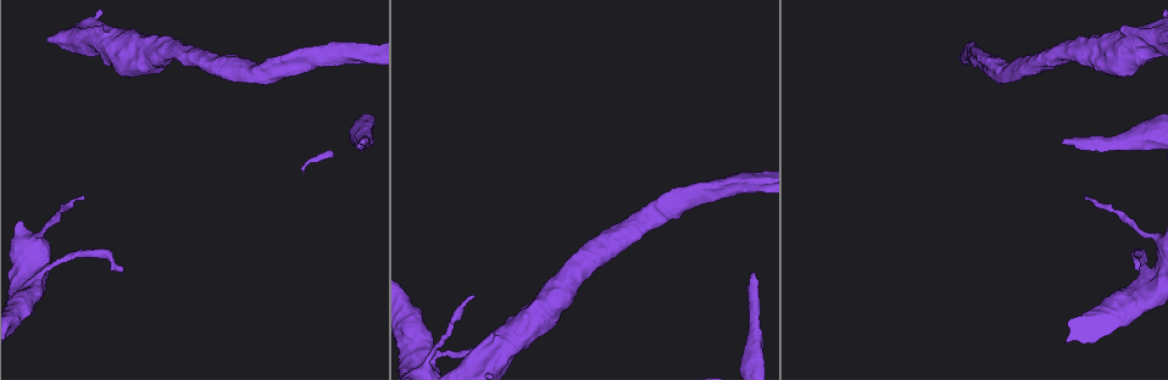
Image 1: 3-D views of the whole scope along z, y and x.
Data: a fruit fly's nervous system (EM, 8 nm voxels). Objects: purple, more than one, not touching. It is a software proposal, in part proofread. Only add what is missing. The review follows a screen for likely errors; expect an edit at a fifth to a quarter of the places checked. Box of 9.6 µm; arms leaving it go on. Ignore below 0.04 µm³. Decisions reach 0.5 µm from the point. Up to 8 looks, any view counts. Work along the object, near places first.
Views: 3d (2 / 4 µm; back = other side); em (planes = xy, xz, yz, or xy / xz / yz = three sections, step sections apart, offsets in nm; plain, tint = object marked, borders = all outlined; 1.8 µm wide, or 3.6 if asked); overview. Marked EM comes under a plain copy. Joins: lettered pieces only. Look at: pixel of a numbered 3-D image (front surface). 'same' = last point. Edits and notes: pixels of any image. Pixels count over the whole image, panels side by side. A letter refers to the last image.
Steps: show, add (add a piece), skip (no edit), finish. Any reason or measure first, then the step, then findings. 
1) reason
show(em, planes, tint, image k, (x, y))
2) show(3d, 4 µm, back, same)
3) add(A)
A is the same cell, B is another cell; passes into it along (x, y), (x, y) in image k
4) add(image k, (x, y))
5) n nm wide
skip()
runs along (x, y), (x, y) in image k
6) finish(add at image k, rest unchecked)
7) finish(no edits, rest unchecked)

end of a long branch
show(em, 3.6 µm, planes, borders, image 1, (118, 269))

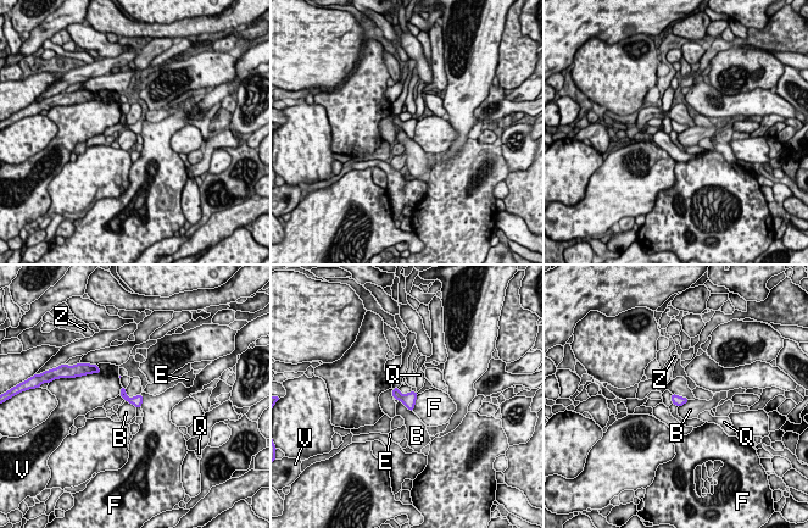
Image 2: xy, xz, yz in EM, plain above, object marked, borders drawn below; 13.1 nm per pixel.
skip()
B, E, F, Q, V and Z are other cells; none of them fits

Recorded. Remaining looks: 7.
long arm stops here
show(3d, 2 µm, image 1, (1087, 198))

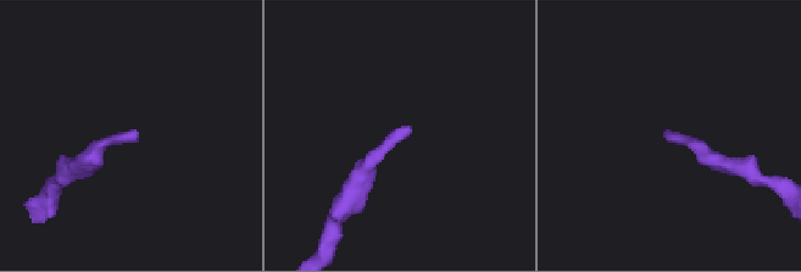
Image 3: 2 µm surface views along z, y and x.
need the tissue
show(em, planes, borders, image 3, (408, 129))

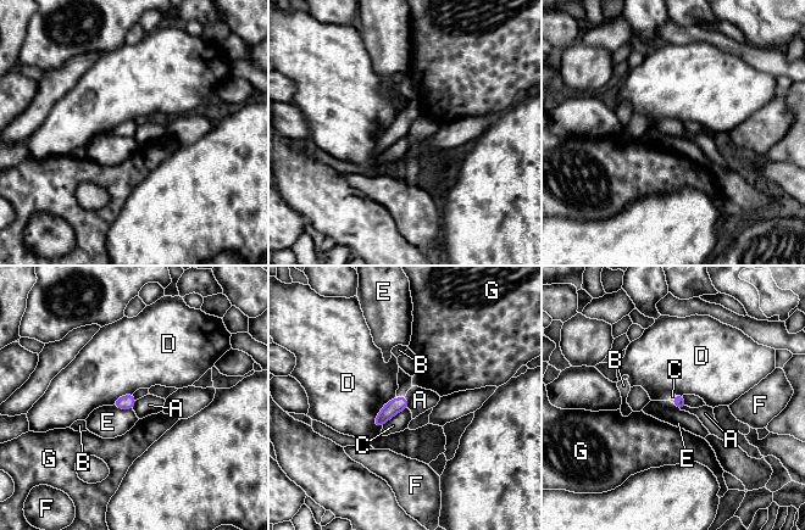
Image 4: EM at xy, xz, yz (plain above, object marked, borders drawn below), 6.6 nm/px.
80 nm wide
skip()
A, B, C, D, E, F and G are other cells; border along (404, 396), (407, 401), (407, 407) in image 4; none of them fits

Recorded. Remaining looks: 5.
long arm stops here
show(em, planes, borders, image 1, (364, 138))

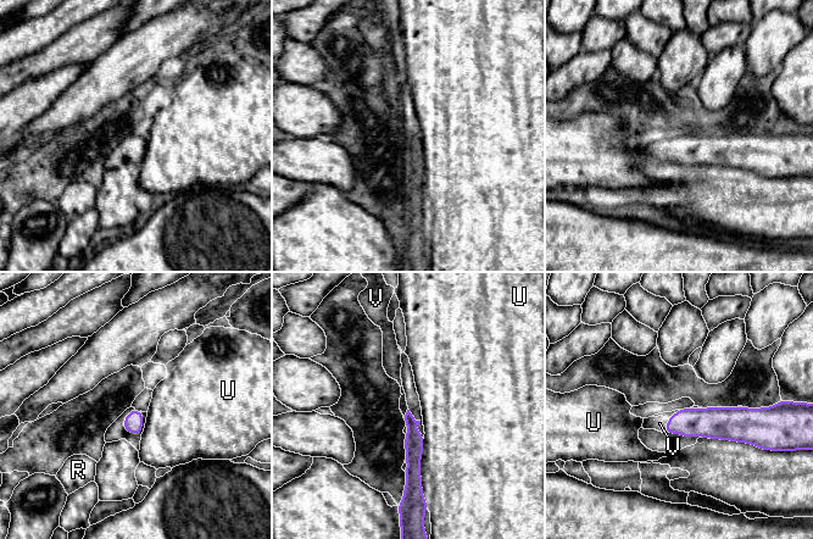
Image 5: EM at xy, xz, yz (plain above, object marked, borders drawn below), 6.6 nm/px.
add(V)
V is the same cell, R and U are other cells; passes into it along (689, 422), (667, 426), (660, 423) in image 5; the neuron continues

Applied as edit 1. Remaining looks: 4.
finish(add at image 5, rest unchecked)

